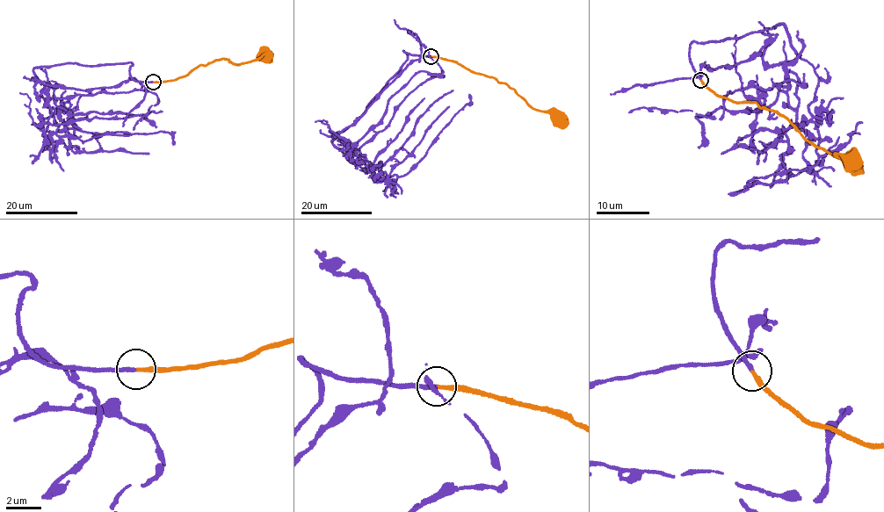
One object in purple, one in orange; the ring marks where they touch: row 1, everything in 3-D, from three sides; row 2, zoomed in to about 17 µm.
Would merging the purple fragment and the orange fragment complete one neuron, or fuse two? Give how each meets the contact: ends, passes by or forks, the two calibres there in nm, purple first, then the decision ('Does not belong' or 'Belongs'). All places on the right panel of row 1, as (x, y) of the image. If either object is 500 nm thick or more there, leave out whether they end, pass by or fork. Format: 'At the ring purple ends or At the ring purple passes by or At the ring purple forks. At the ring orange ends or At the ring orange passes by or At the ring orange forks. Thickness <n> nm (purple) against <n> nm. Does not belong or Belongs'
At the ring purple ends. At the ring orange ends. Thickness 240 nm (purple) against 220 nm. Belongs

